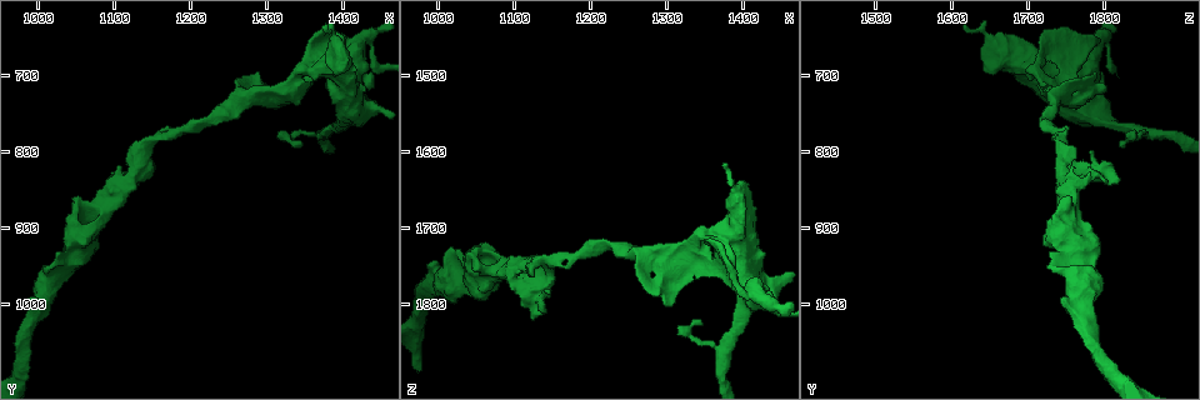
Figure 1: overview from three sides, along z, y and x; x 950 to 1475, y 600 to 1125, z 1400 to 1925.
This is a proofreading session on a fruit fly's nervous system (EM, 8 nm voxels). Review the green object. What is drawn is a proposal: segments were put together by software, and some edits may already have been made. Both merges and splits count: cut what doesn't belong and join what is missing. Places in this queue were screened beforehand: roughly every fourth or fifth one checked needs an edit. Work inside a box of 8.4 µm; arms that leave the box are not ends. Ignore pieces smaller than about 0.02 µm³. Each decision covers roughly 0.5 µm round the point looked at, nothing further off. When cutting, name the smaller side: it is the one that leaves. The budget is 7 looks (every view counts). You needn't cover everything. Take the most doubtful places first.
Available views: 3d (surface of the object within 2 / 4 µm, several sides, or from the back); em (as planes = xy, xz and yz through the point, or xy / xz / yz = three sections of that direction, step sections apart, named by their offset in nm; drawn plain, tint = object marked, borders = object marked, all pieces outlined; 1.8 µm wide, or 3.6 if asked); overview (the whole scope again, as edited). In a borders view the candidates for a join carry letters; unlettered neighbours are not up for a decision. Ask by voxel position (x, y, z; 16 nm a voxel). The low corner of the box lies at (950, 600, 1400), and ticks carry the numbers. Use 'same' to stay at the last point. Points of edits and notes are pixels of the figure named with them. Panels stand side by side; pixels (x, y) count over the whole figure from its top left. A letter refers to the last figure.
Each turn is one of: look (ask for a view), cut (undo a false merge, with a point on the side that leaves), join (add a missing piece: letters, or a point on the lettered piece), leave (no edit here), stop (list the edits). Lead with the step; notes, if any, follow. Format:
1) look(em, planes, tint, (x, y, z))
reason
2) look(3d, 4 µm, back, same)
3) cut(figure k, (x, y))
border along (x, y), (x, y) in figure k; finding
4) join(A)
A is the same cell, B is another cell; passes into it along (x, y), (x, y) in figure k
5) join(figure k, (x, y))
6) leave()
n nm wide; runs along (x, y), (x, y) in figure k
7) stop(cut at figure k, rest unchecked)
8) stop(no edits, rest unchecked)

look(3d, 4 µm, back, (1365, 700, 1755))
calibre changes

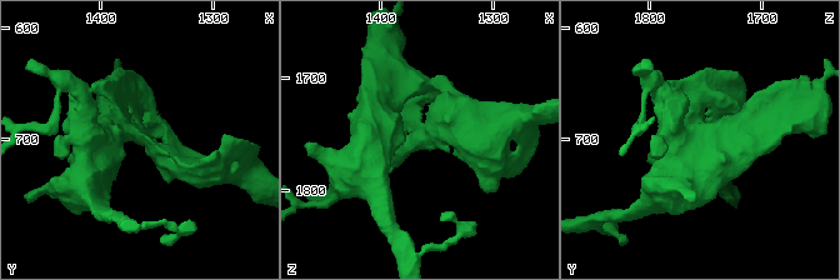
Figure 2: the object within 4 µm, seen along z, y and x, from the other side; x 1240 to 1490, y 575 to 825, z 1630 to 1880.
look(em, xy, step 4, borders, (1364, 696, 1754))
need the tissue

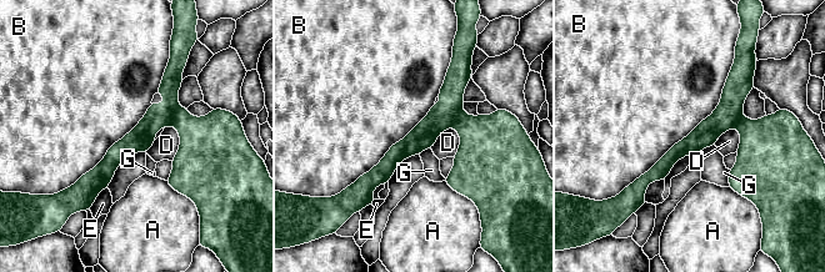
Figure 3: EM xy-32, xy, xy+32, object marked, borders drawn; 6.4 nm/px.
look(em, planes, borders, same)

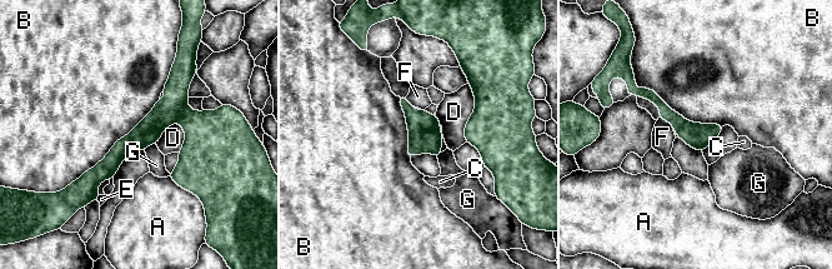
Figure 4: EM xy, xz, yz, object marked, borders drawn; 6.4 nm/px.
cut(figure 4, (210, 135))
A, B, C, D, E, F and G are other cells; border along (186, 103), (176, 121) in figure 4; two neurons meet here

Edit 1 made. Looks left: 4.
look(overview)

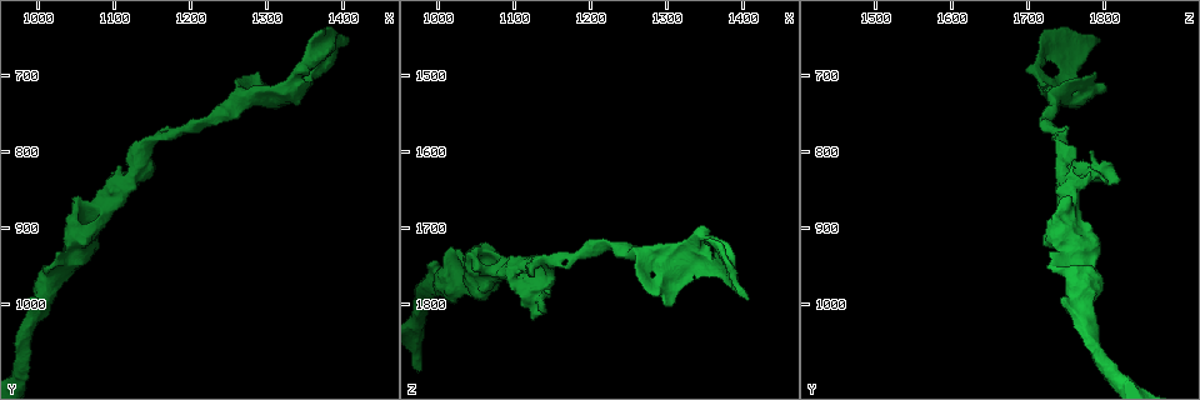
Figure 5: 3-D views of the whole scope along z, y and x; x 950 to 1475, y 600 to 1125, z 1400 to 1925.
look(3d, 4 µm, (1015, 970, 1770))
branch point

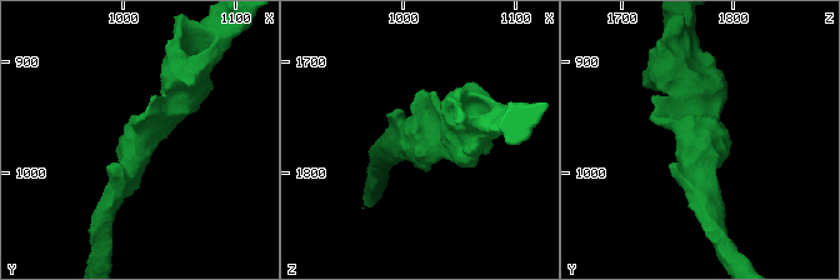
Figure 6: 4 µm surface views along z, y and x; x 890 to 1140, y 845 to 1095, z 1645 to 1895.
look(em, yz, step 8, plain, (1016, 970, 1766))

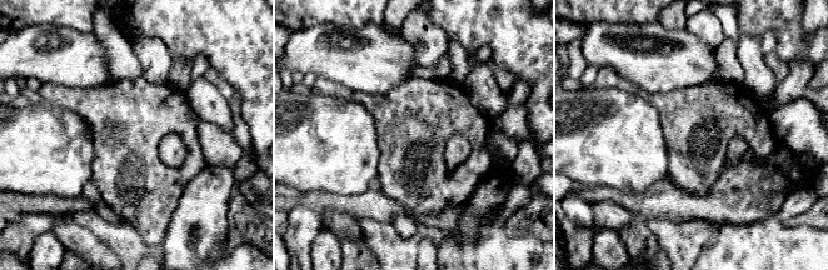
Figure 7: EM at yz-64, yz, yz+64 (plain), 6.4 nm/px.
look(em, yz, step 8, borders, same)
see the neighbours

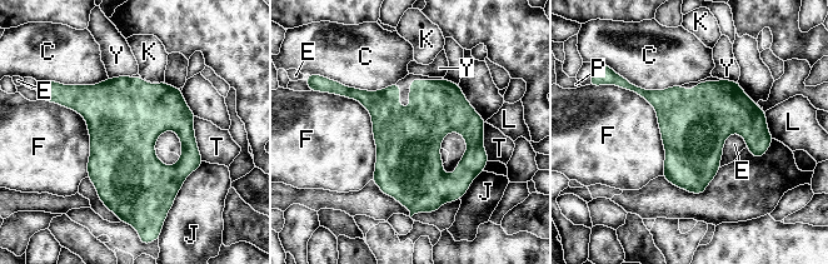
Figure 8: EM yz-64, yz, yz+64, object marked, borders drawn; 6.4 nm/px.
leave()
C, E, F, J, K, L, P, T and Y are other cells; one neuron here

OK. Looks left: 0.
stop(cut at figure 4, rest unchecked)

